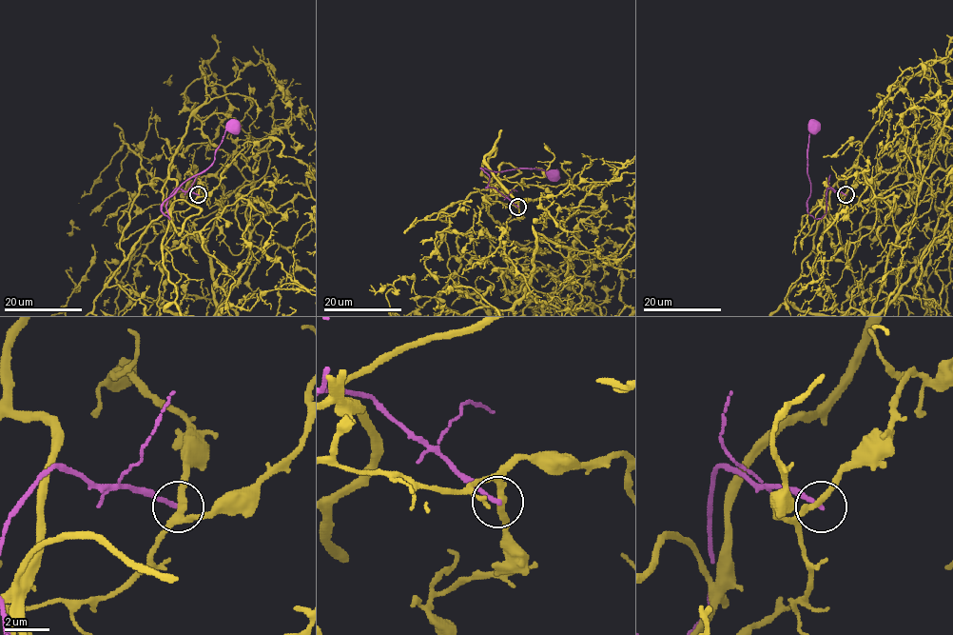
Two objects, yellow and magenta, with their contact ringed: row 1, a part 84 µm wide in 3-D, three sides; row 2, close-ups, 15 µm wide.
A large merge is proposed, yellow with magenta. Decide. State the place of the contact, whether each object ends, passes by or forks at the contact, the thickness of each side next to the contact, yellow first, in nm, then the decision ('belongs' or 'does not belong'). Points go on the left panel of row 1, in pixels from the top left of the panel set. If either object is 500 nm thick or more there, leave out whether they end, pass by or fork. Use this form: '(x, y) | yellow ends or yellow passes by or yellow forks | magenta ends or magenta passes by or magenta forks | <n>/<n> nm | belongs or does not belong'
(198, 194) | yellow passes by | magenta ends | 280/200 nm | does not belong

